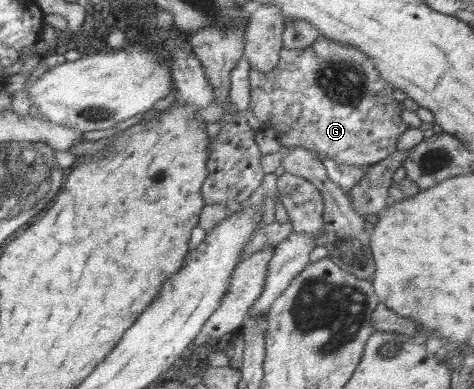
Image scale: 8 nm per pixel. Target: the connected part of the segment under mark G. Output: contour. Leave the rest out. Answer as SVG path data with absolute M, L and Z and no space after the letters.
M320 34L306 49L281 51L281 61L268 73L250 67L249 70L250 110L276 133L282 131L283 148L302 147L318 151L319 158L328 157L337 163L370 167L389 157L396 150L396 141L406 125L400 121L399 101L392 99L392 86L381 78L373 66L370 56L354 46L347 46Z

